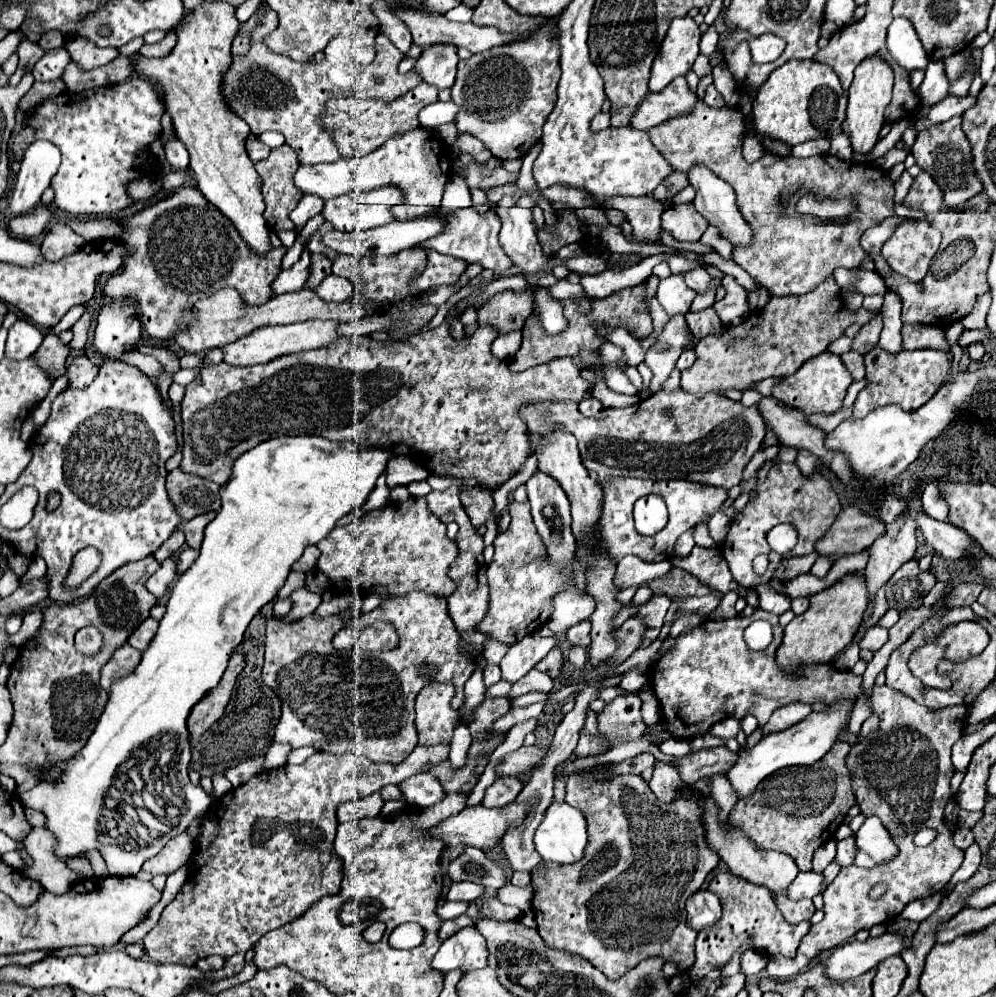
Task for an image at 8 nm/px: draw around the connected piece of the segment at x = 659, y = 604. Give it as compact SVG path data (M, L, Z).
M654 592L650 600L640 606L638 616L646 616L646 622L650 624L650 628L662 628L668 608L670 608L670 598L662 592Z

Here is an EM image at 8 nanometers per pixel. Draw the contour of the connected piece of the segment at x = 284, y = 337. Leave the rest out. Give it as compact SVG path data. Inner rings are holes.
M308 320L308 322L296 322L296 324L284 324L284 326L262 326L250 332L248 336L238 338L232 344L222 346L224 362L230 366L254 366L270 362L284 354L294 354L302 350L314 350L314 348L326 348L338 340L336 334L336 322L332 320Z

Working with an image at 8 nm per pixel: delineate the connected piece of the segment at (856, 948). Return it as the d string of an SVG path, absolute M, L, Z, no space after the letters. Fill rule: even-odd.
M884 934L880 938L868 938L866 942L850 940L824 956L824 974L830 980L850 980L876 968L882 960L900 954L902 950L904 944L898 934Z

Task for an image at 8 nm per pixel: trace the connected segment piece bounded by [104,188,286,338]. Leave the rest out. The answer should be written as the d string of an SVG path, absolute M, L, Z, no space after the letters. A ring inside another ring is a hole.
M180 188L176 194L126 218L124 224L126 230L120 240L124 244L134 244L134 256L130 256L130 260L124 264L122 276L114 276L112 280L108 280L108 288L104 290L110 298L132 298L136 302L140 322L154 338L172 338L174 332L180 328L182 312L196 300L212 296L218 288L232 286L240 292L246 304L254 306L264 304L274 296L272 282L282 270L282 256L286 248L272 248L270 256L258 260L254 252L250 252L246 244L242 244L242 238L238 236L238 232L234 232L234 226L224 220L222 212L210 206L208 200L196 188Z

